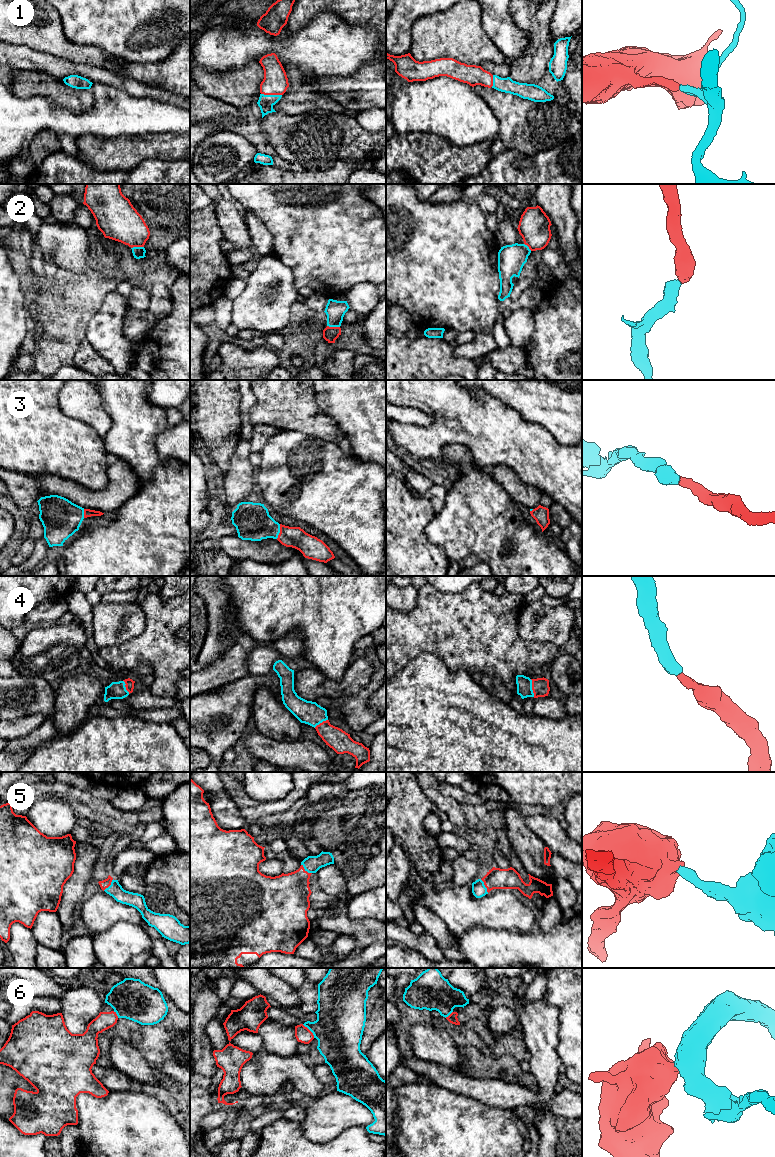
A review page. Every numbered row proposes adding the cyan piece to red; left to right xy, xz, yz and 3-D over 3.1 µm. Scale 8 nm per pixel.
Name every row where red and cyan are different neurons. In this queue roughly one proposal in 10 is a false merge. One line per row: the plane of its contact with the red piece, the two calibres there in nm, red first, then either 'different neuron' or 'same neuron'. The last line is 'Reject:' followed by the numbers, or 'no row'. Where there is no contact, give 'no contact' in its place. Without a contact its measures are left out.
1: contact in xz; calibres 200 and 120 nm; same neuron
2: contact in xy; calibres 320 and 100 nm; same neuron
3: contact in xz; calibres 170 and 280 nm; same neuron
4: contact in yz; calibres 140 and 130 nm; same neuron
5: contact in xy; calibres 70 and 120 nm; same neuron
6: contact in xz; calibres 120 and 380 nm; different neuron
Reject: 6

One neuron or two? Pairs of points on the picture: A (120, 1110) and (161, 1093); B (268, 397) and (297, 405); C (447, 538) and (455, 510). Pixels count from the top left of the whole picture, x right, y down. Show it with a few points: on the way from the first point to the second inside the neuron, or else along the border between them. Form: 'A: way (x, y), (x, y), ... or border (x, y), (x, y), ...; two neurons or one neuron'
A: border (141, 1090), (156, 1097), (170, 1113); two neurons
B: way (275, 397), (283, 397), (290, 404); one neuron
C: way (454, 531), (455, 517); one neuron

